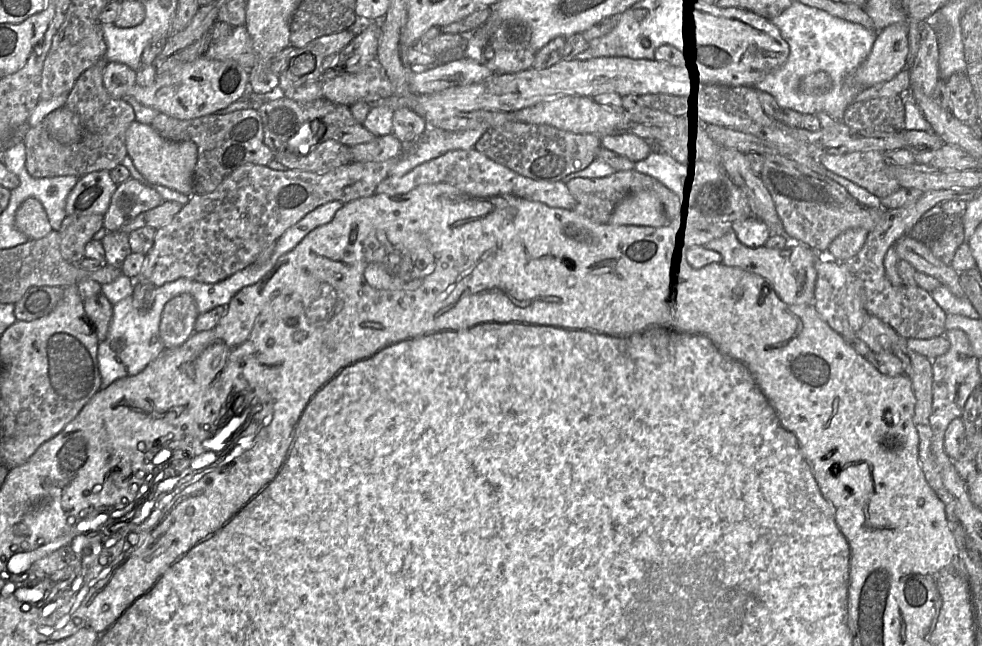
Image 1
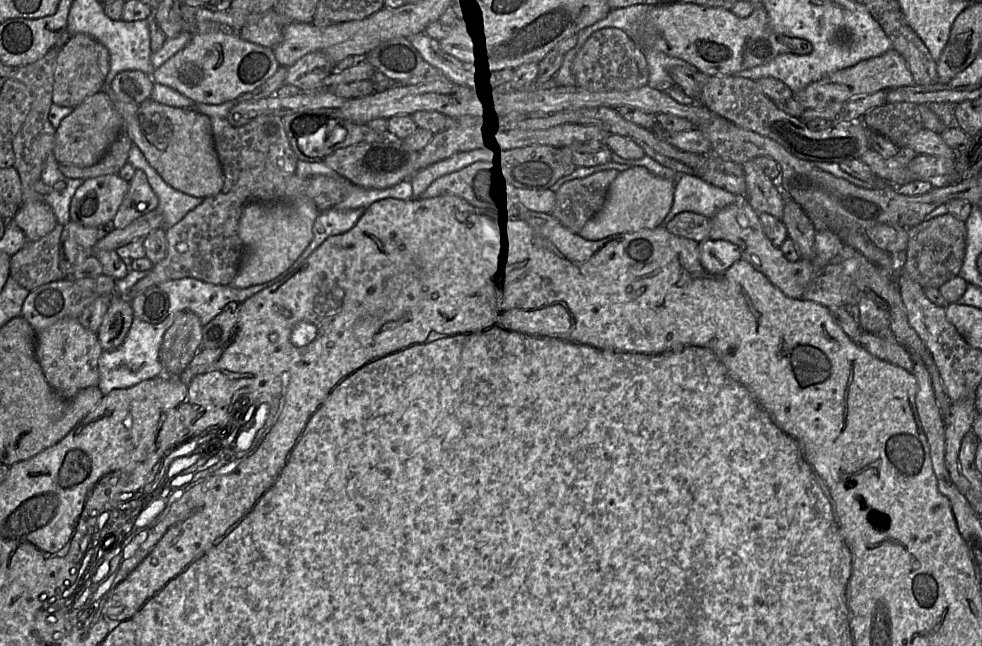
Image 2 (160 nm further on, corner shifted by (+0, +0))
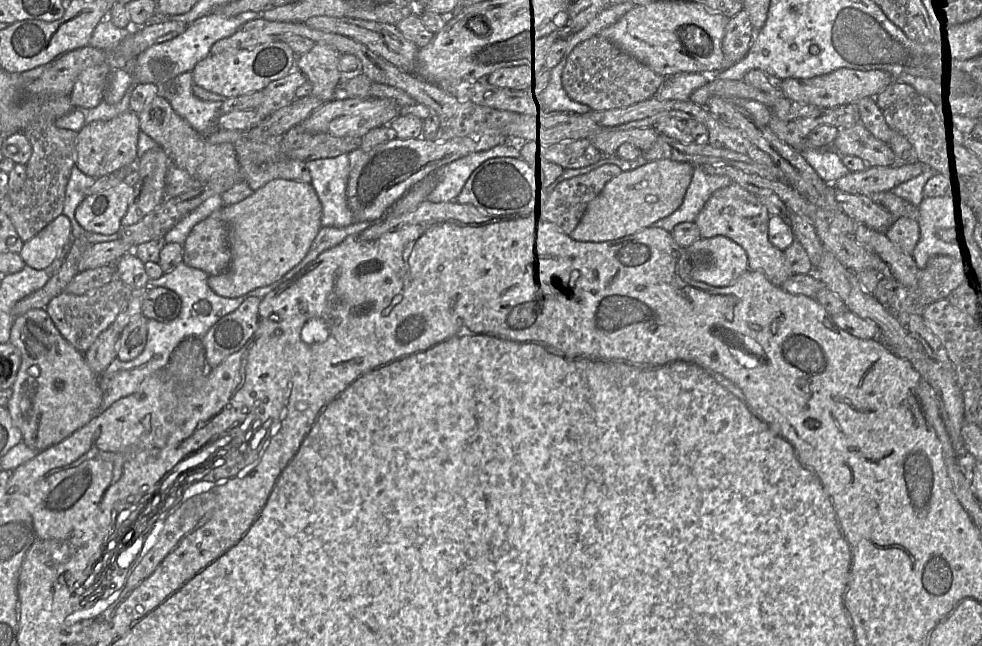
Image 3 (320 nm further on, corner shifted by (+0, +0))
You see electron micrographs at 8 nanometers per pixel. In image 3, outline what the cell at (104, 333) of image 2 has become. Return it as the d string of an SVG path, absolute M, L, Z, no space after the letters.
M142 314L134 317L122 330L117 341L117 358L130 361L143 351L147 341L147 318Z

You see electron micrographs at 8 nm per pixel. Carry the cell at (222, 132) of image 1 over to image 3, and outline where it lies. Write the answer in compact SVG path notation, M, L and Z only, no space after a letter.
M246 136L234 143L239 162L240 180L255 191L274 179L287 179L311 184L311 174L304 161L289 159L281 153L280 138L253 142Z

